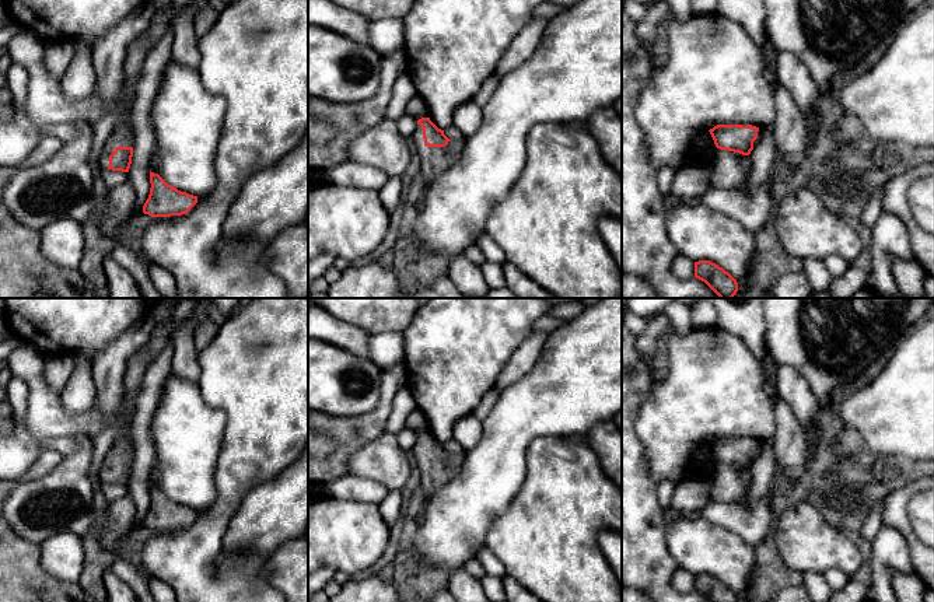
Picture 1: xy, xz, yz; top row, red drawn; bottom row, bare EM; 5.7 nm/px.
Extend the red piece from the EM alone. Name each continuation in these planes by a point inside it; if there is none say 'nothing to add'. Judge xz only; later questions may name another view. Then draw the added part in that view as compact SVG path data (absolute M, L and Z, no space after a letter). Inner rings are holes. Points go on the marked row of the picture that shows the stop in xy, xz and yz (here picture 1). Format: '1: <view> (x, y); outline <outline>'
1: xz (433, 161); outline M417 125L412 136L417 153L420 174L426 185L433 182L440 174L451 168L458 160L463 148L461 141L448 141L445 147L428 147L424 144L423 127Z

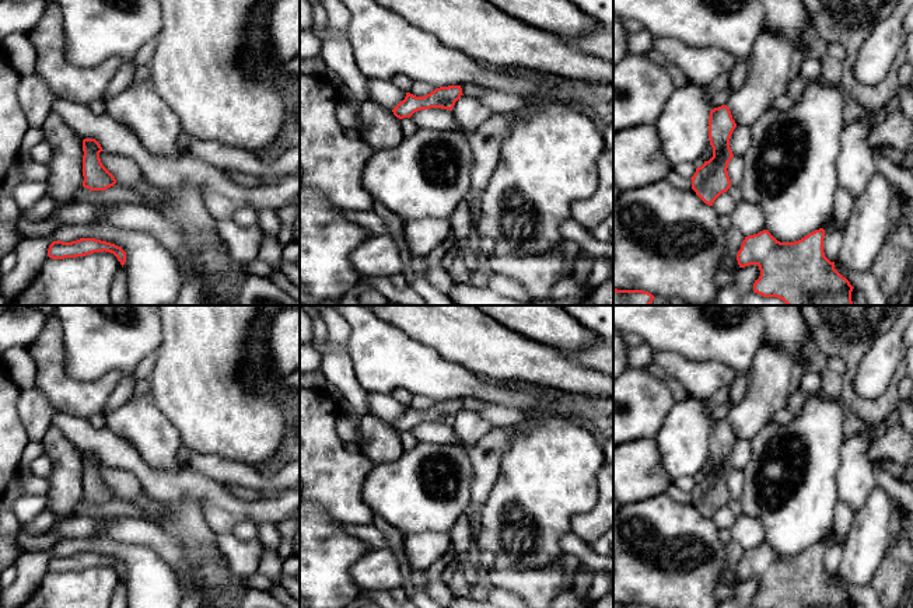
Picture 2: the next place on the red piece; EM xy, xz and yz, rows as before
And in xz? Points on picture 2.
nothing to add

